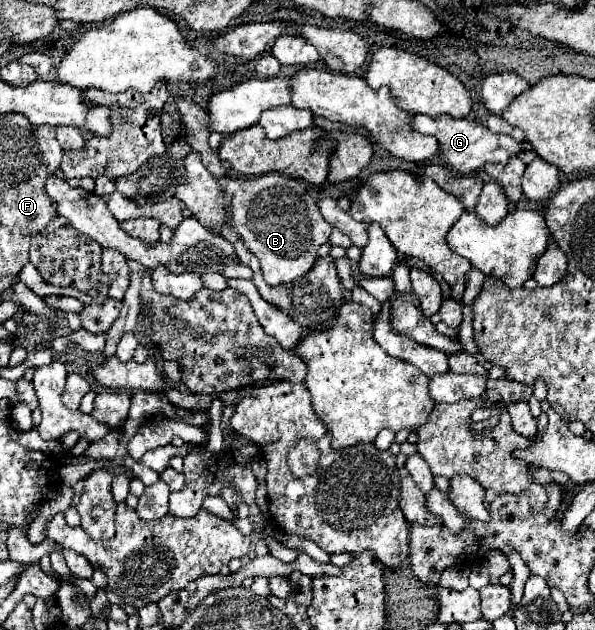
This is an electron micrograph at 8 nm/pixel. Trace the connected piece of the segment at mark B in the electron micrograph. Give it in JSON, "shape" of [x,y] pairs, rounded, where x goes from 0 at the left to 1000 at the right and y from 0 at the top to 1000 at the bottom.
{"shape":[[[328,240],[311,249],[311,278],[314,284],[297,294],[294,313],[361,370],[371,367],[375,348],[388,338],[388,357],[402,367],[412,392],[435,408],[439,430],[452,452],[513,440],[533,411],[533,395],[553,383],[560,360],[543,348],[533,319],[516,306],[513,290],[503,284],[472,275],[452,275],[429,284],[361,284]]]}

